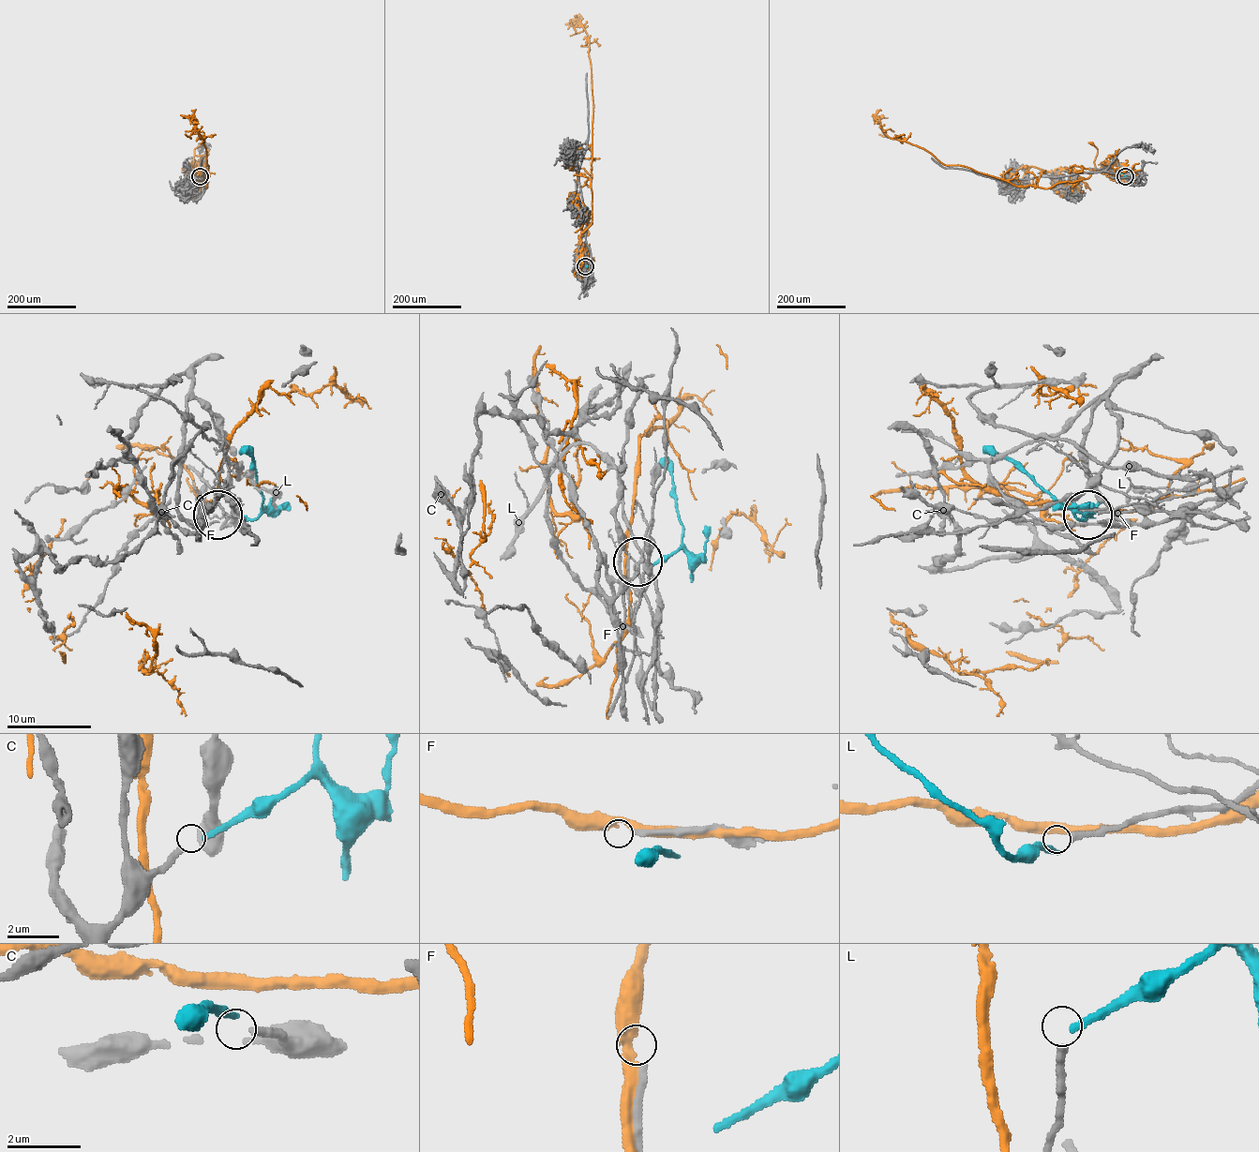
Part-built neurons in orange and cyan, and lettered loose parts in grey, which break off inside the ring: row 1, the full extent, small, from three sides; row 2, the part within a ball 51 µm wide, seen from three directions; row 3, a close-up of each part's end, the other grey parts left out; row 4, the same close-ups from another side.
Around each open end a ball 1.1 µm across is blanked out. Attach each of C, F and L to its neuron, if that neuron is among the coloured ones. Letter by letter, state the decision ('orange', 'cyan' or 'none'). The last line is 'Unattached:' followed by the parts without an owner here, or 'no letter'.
C: cyan
F: none
L: none
Unattached: F, L

